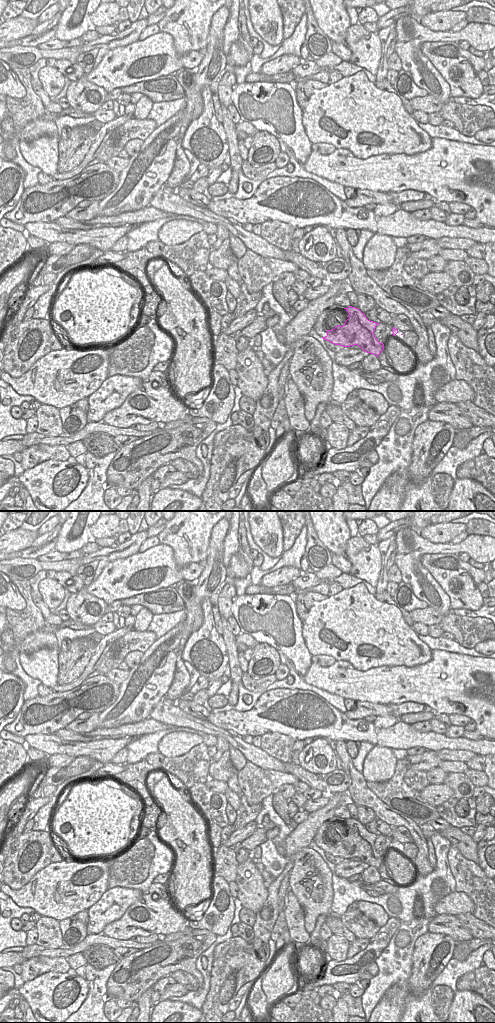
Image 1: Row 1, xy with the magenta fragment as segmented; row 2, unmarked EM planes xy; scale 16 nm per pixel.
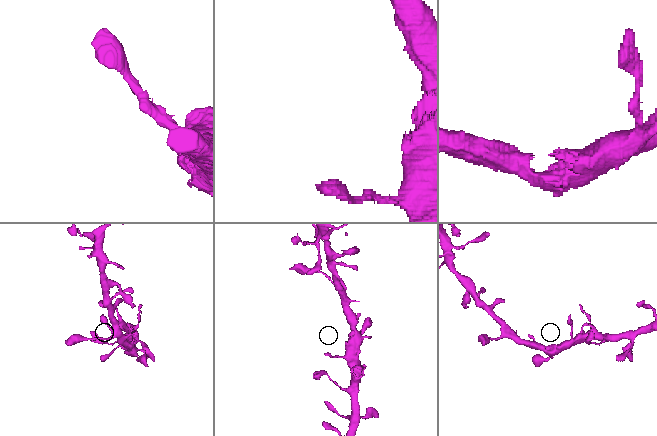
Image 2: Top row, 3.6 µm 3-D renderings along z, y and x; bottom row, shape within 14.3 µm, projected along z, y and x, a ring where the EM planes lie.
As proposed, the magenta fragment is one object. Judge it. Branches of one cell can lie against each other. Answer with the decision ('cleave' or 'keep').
keep

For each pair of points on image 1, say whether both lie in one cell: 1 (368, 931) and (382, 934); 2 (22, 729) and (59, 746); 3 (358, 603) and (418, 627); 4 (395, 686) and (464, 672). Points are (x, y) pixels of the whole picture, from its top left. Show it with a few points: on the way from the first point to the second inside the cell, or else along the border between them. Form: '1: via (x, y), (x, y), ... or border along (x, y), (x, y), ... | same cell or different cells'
1: border along (380, 928), (370, 939) | different cells
2: border along (53, 733), (29, 733), (24, 737) | different cells
3: border along (411, 627), (417, 634) | different cells
4: via (412, 684), (447, 684) | same cell

